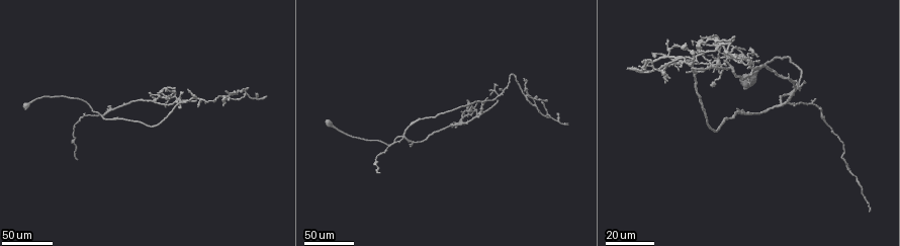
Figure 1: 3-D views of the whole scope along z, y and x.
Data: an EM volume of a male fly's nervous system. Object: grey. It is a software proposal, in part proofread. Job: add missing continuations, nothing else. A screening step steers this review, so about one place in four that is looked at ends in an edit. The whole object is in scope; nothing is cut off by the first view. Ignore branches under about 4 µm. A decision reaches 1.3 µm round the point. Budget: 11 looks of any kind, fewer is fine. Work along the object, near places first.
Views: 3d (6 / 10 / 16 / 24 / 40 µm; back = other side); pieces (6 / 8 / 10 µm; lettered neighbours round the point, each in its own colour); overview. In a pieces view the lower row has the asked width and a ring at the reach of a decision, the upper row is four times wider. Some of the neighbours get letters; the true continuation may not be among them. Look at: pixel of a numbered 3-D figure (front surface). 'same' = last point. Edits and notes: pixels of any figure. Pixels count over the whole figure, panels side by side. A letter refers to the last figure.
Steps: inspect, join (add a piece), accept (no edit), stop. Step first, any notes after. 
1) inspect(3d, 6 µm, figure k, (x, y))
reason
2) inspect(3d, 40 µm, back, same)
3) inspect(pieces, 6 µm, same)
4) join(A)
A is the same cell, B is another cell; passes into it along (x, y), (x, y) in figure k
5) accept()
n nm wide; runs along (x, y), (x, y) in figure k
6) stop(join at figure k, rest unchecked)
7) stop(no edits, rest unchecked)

inspect(3d, 24 µm, figure 1, (735, 37))
free end

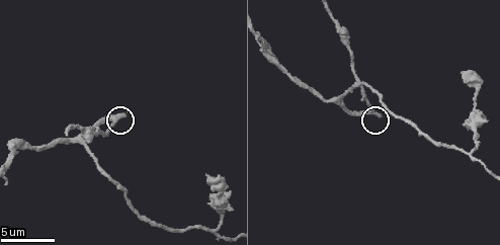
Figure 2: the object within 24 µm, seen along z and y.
inspect(3d, 10 µm, figure 2, (125, 115))

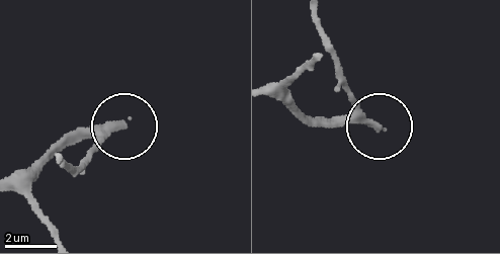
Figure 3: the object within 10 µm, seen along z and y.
inspect(pieces, 10 µm, figure 3, (378, 126))

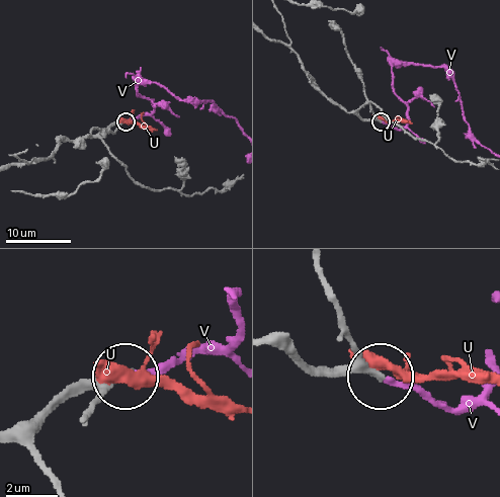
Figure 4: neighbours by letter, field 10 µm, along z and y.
join(V)
V is the same cell, U is another cell; passes into it along (364, 119), (404, 127), (408, 106), (391, 69), (402, 64) in figure 4; the cell continues

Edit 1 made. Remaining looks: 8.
inspect(overview)

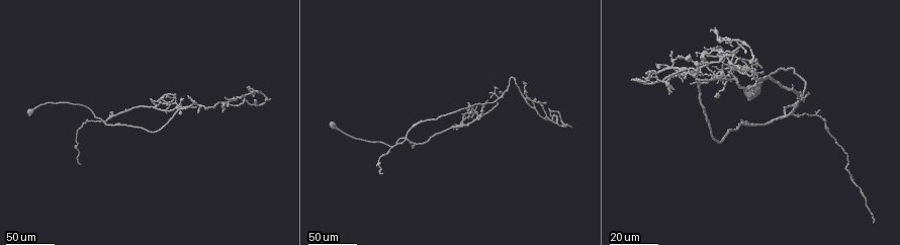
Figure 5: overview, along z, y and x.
inspect(3d, 40 µm, figure 5, (491, 97))
an open end

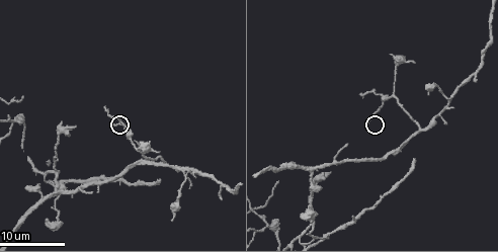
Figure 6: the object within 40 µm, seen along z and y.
inspect(pieces, 8 µm, figure 6, (364, 126))
see the neighbours

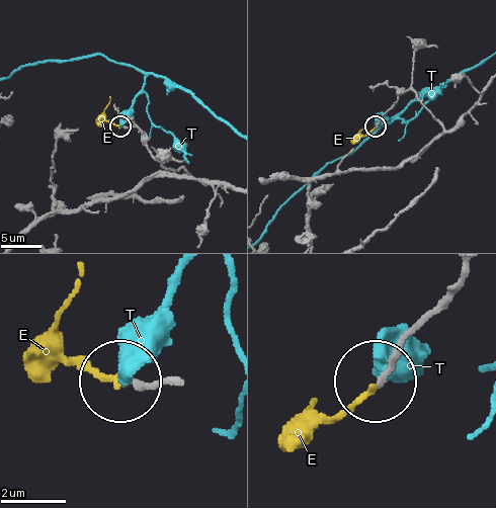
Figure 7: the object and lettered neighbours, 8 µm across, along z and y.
join(E)
E is the same cell, T is another cell; it goes on there

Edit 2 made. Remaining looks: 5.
inspect(overview)
see it whole again

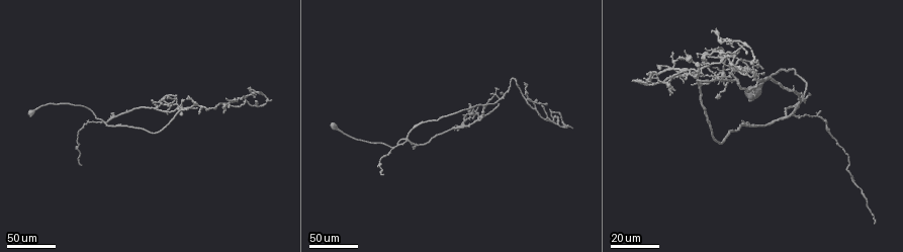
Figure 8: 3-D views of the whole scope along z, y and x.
inspect(3d, 24 µm, figure 8, (198, 102))
thin end

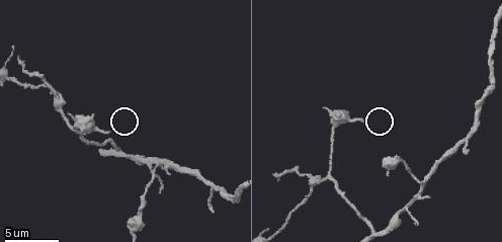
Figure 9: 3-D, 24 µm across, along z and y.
inspect(pieces, 8 µm, figure 9, (108, 133))

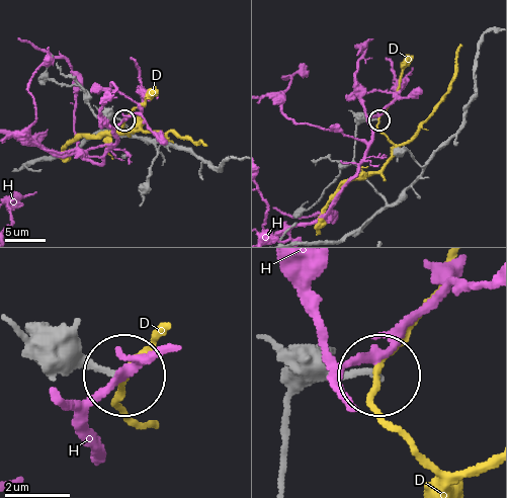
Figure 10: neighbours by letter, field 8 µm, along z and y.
accept()
190 nm wide; D and H are other cells; runs along (366, 224), (386, 201), (353, 153), (359, 125), (378, 120) in figure 10; none of them fits

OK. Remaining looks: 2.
inspect(3d, 16 µm, figure 6, (160, 181))
free end

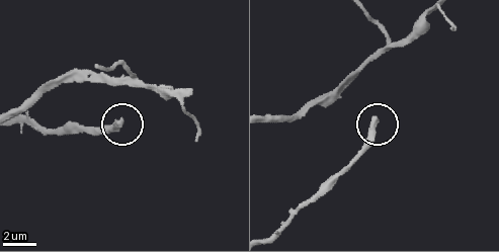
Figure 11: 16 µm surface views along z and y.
inspect(pieces, 10 µm, figure 11, (376, 118))
see the neighbours

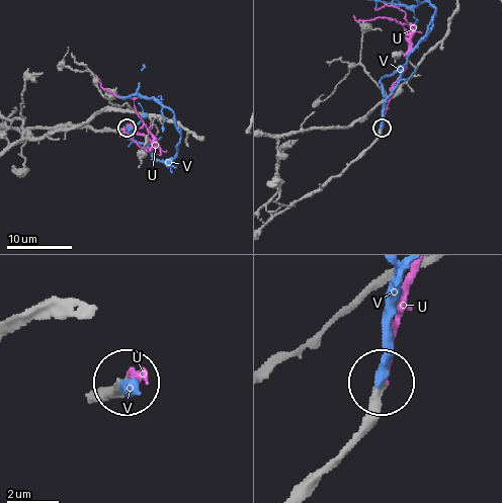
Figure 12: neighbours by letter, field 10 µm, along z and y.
join(V)
V is the same cell, U is another cell; it goes on there

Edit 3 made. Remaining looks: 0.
stop(join at figure 4, join at figure 7, join at figure 12, rest unchecked)

